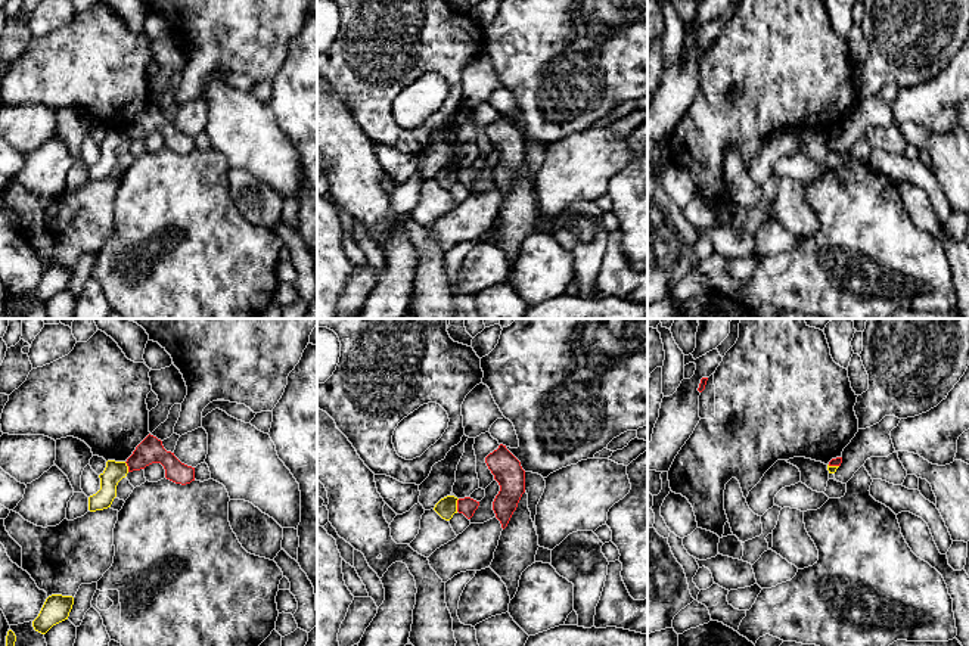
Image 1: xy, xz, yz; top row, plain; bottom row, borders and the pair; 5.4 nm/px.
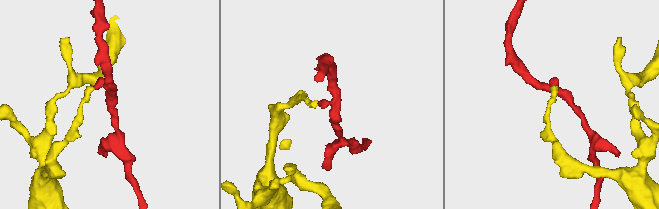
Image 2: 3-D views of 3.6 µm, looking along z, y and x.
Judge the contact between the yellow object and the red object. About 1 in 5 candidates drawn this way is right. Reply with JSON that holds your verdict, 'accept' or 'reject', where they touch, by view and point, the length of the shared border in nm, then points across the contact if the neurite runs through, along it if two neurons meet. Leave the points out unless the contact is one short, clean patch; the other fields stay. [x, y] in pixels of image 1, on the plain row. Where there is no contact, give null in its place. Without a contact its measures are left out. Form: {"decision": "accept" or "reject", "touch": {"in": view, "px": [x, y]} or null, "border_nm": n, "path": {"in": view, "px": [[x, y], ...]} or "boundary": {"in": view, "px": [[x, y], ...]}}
{"decision": "reject", "touch": {"in": "xz", "px": [456, 174]}, "border_nm": 70, "boundary": {"in": "xz", "px": [[459, 168], [456, 180]]}}

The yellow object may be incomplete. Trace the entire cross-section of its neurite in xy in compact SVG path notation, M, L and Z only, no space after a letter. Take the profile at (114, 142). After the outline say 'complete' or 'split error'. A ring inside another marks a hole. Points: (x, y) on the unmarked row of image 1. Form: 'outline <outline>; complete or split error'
outline M108 130L105 140L99 145L100 159L88 167L88 180L103 180L111 177L117 167L117 155L128 143L125 131Z; complete

